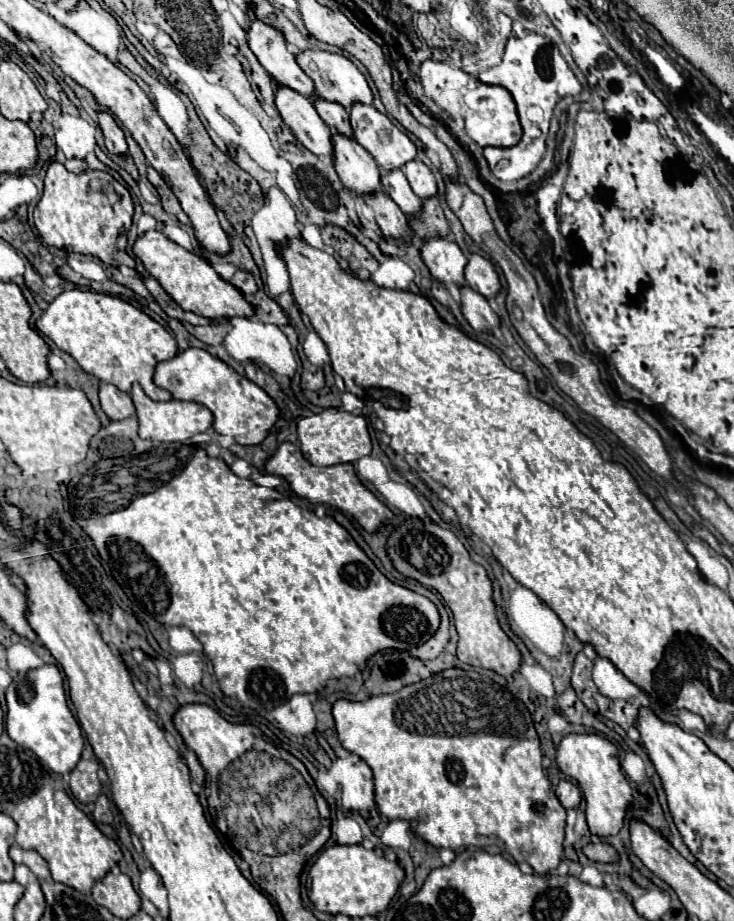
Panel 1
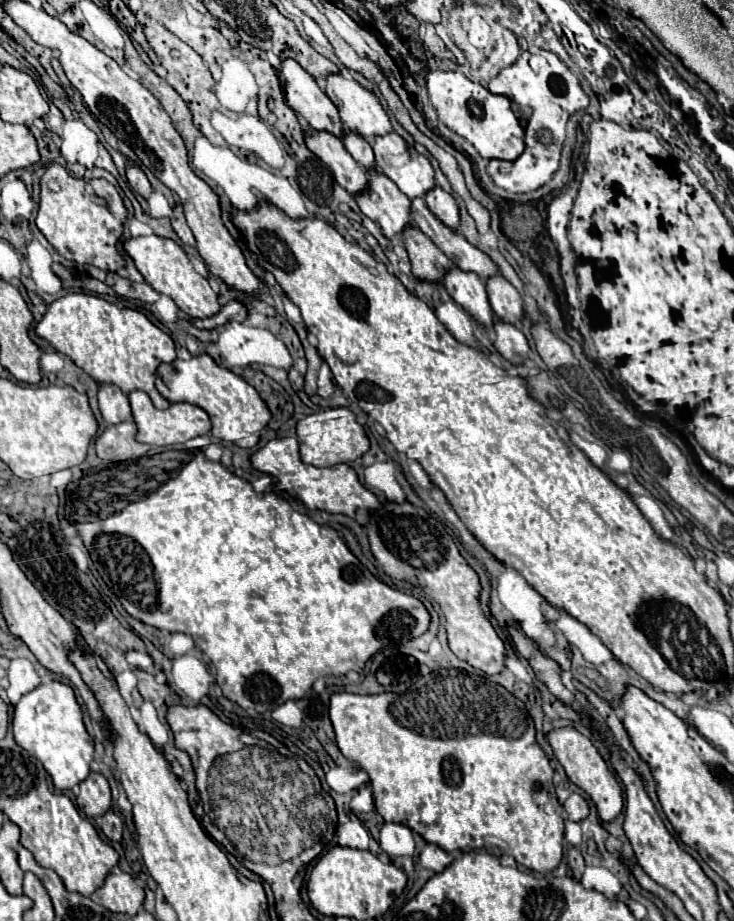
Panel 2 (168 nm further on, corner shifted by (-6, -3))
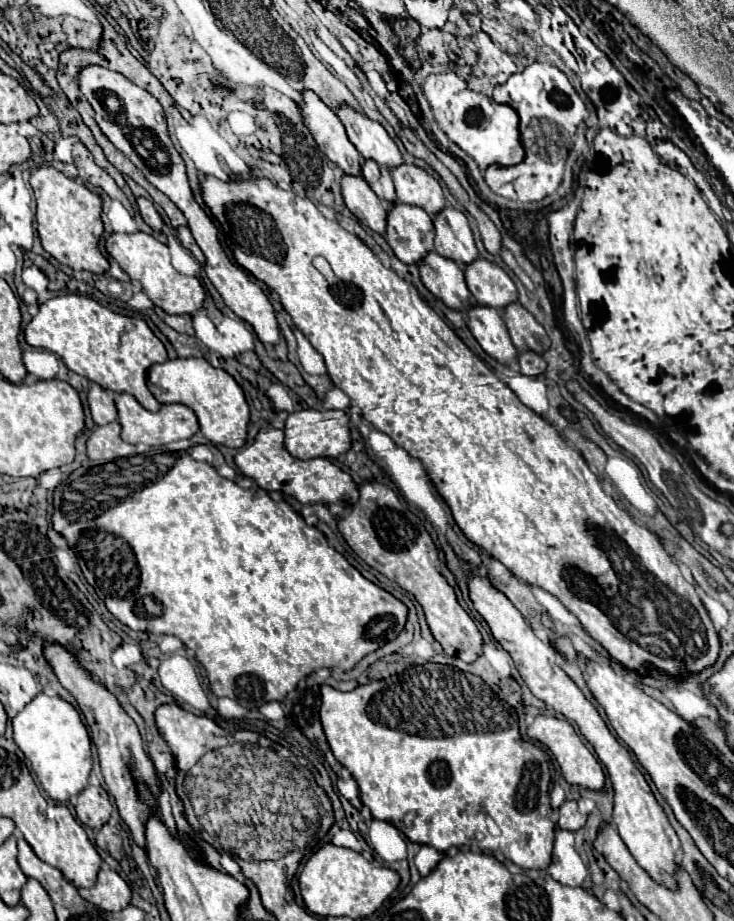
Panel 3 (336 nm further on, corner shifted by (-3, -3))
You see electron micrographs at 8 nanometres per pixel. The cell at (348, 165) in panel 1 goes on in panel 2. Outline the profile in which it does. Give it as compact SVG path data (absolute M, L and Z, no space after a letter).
M370 170L368 176L368 190L356 196L360 210L380 224L386 238L402 236L402 230L414 224L410 218L410 198L406 198L406 194L402 194L382 172Z

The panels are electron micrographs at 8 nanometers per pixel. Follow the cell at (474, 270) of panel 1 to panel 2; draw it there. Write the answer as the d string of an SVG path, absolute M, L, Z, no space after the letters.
M494 276L486 280L486 290L488 290L488 300L498 318L506 324L516 324L524 318L524 302L518 290L504 278L504 276Z

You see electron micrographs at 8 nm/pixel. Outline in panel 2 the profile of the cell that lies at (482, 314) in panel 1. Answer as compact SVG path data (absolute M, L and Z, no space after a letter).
M496 320L494 332L496 332L494 346L498 348L498 352L508 362L512 362L512 364L524 364L528 360L528 352L530 352L528 340L526 340L526 336L516 326L506 324L502 320Z

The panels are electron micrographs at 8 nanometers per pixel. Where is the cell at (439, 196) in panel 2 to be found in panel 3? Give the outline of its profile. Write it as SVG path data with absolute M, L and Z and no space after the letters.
M445 206L443 210L439 210L439 214L433 216L433 224L437 254L455 260L459 266L473 262L479 256L463 212Z

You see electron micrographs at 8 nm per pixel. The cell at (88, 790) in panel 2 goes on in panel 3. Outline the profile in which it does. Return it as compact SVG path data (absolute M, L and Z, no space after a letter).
M87 786L79 796L75 804L77 818L91 828L101 828L109 816L111 816L111 800L109 794L101 786Z

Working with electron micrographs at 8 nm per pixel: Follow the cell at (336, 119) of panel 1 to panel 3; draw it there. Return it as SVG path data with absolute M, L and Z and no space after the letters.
M363 158L361 162L361 174L363 178L369 182L369 186L373 188L373 192L385 200L385 202L395 202L395 188L393 188L393 180L391 174L385 166L379 166L375 160L371 158Z

